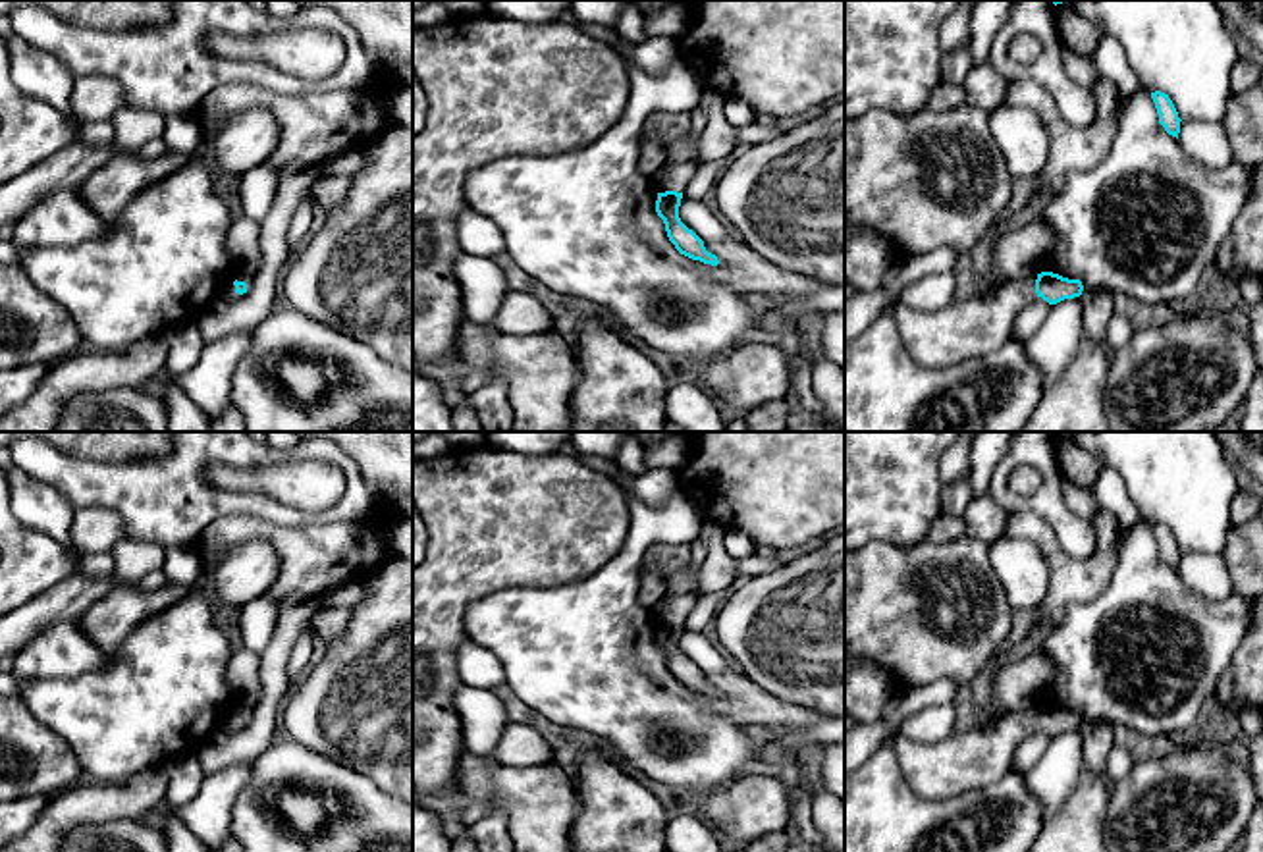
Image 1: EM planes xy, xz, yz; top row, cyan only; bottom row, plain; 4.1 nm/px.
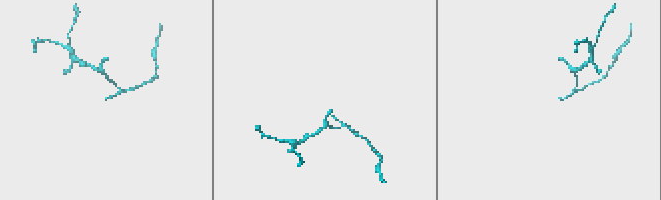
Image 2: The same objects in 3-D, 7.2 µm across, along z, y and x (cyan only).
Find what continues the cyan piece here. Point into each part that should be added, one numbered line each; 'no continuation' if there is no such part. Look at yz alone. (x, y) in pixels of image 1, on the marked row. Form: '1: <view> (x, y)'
1: yz (970, 328)

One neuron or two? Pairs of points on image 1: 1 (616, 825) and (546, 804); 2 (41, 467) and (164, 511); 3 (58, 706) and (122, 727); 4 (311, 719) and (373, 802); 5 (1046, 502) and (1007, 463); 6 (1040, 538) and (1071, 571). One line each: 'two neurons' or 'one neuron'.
1: two neurons
2: one neuron
3: one neuron
4: two neurons
5: one neuron
6: one neuron

